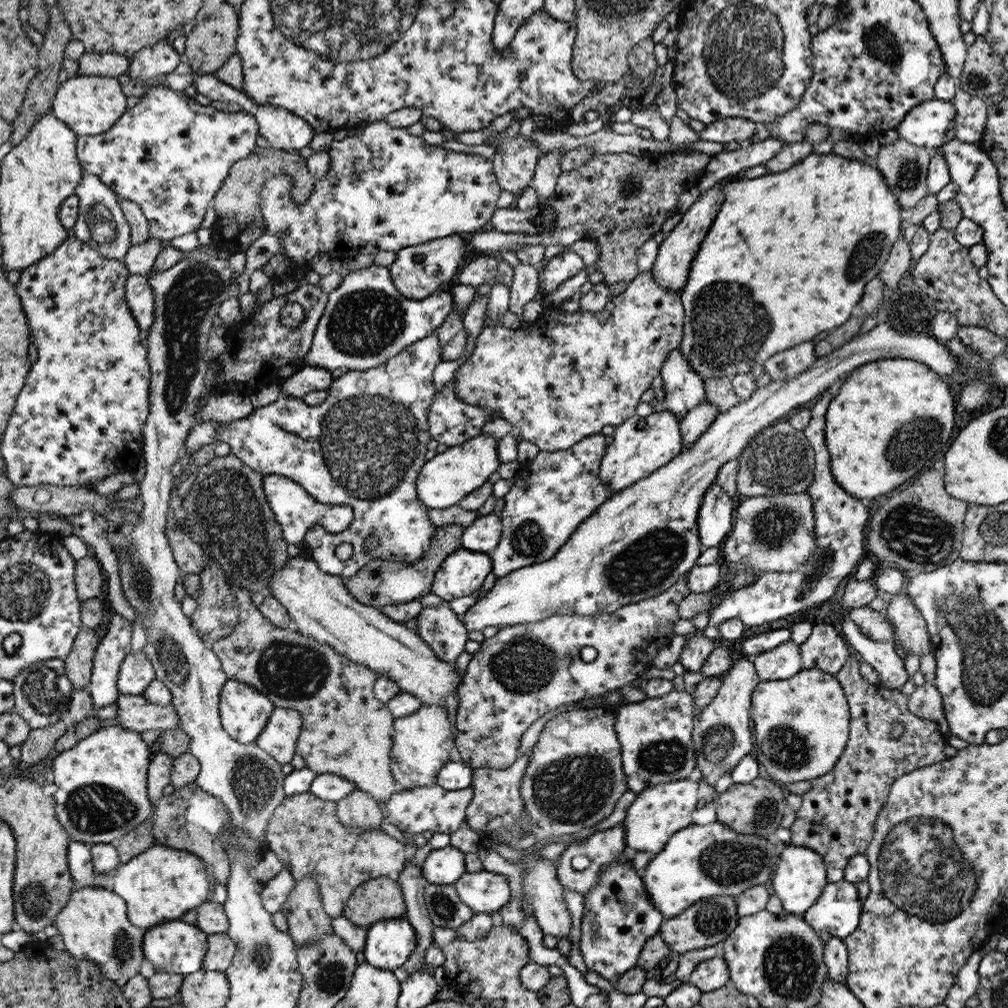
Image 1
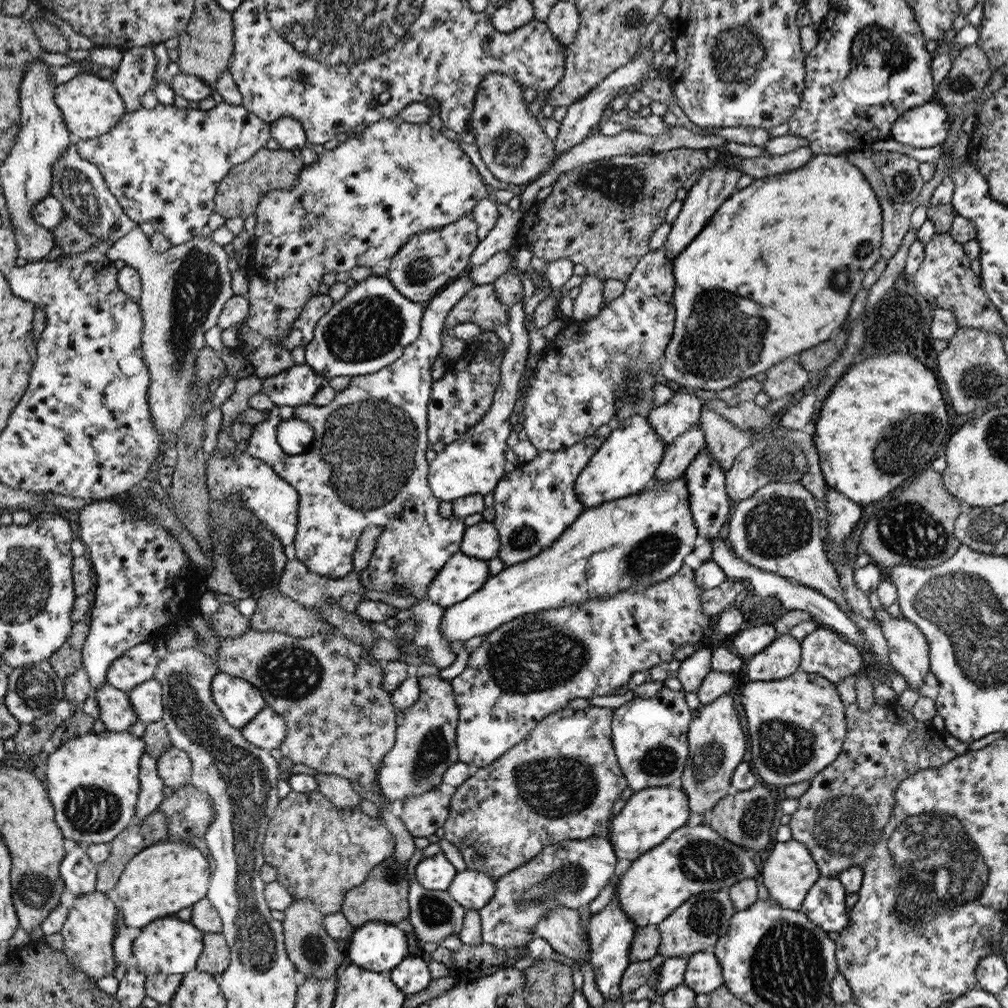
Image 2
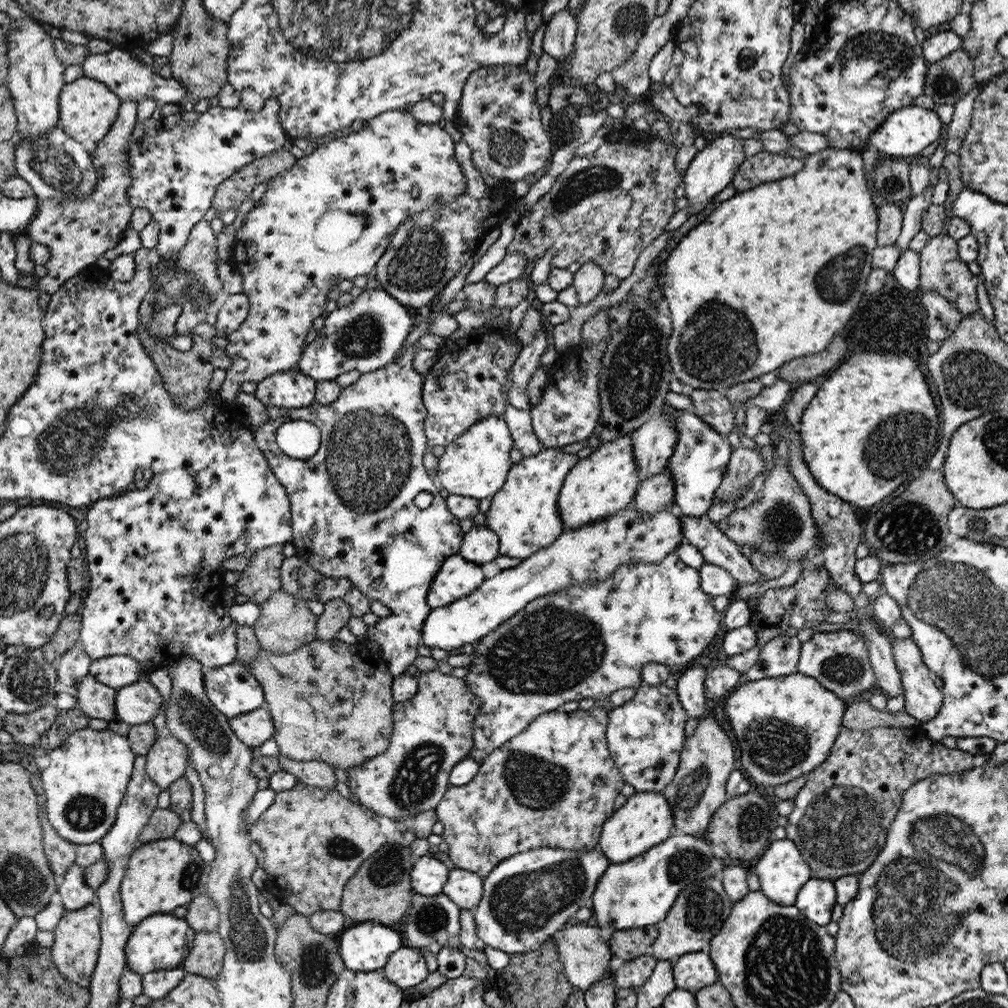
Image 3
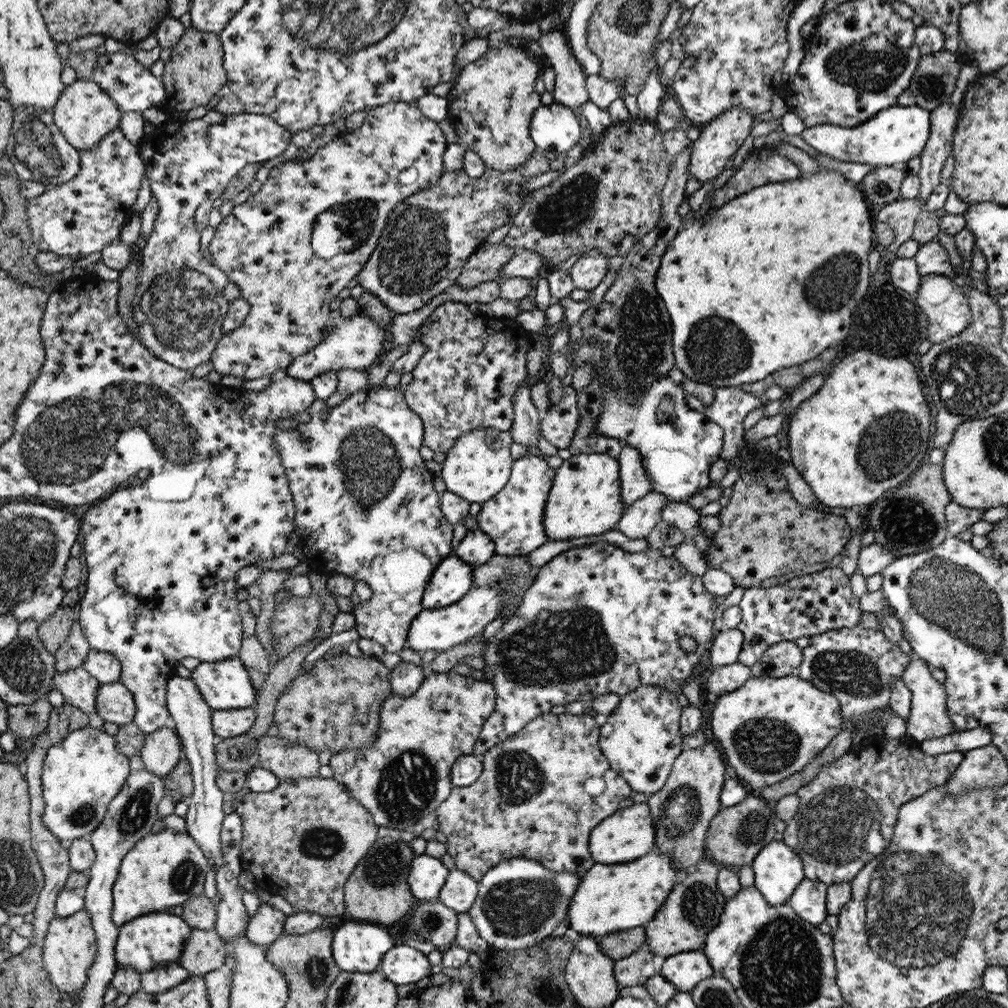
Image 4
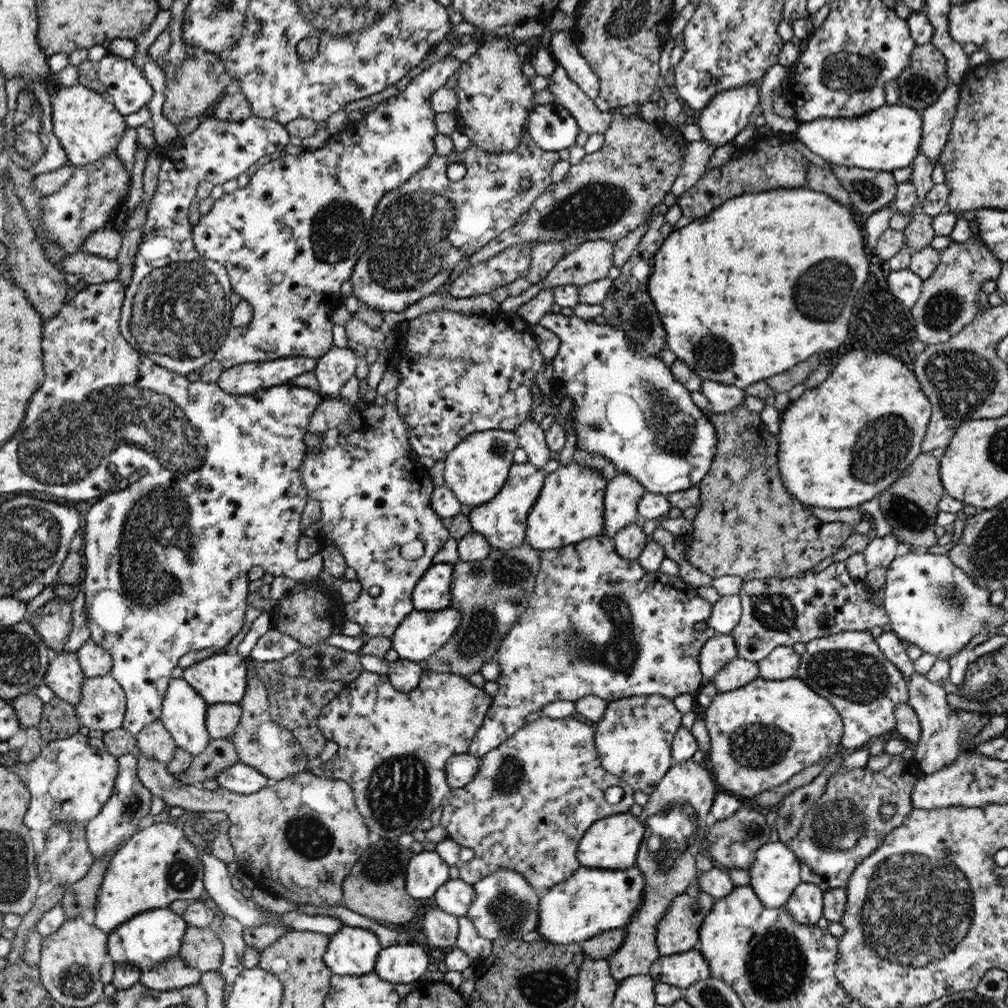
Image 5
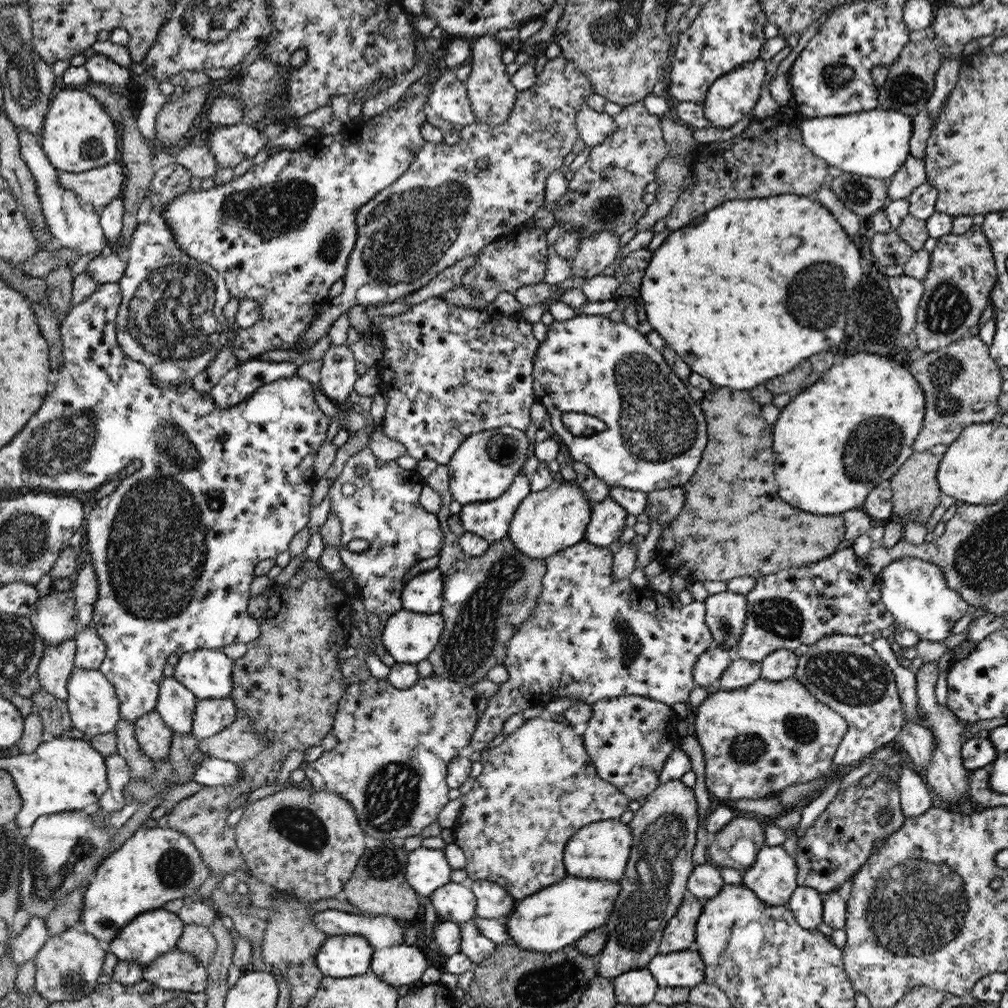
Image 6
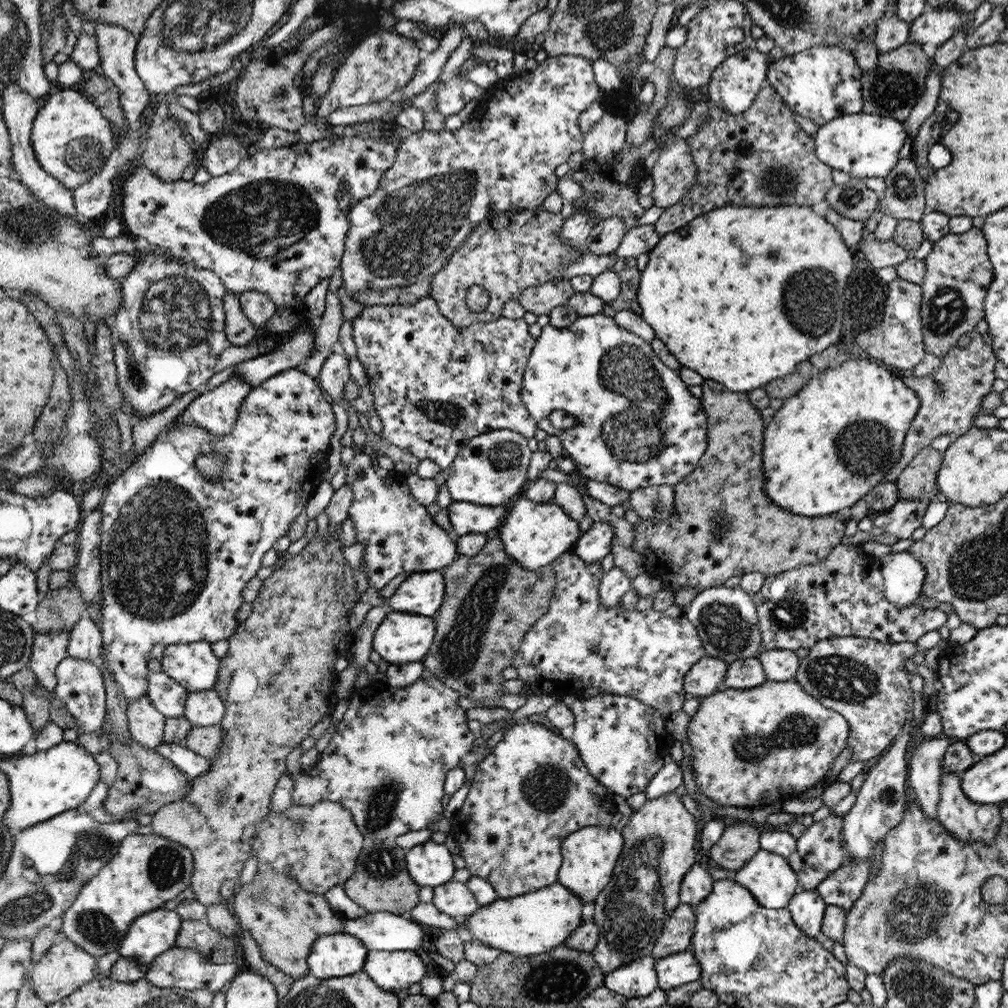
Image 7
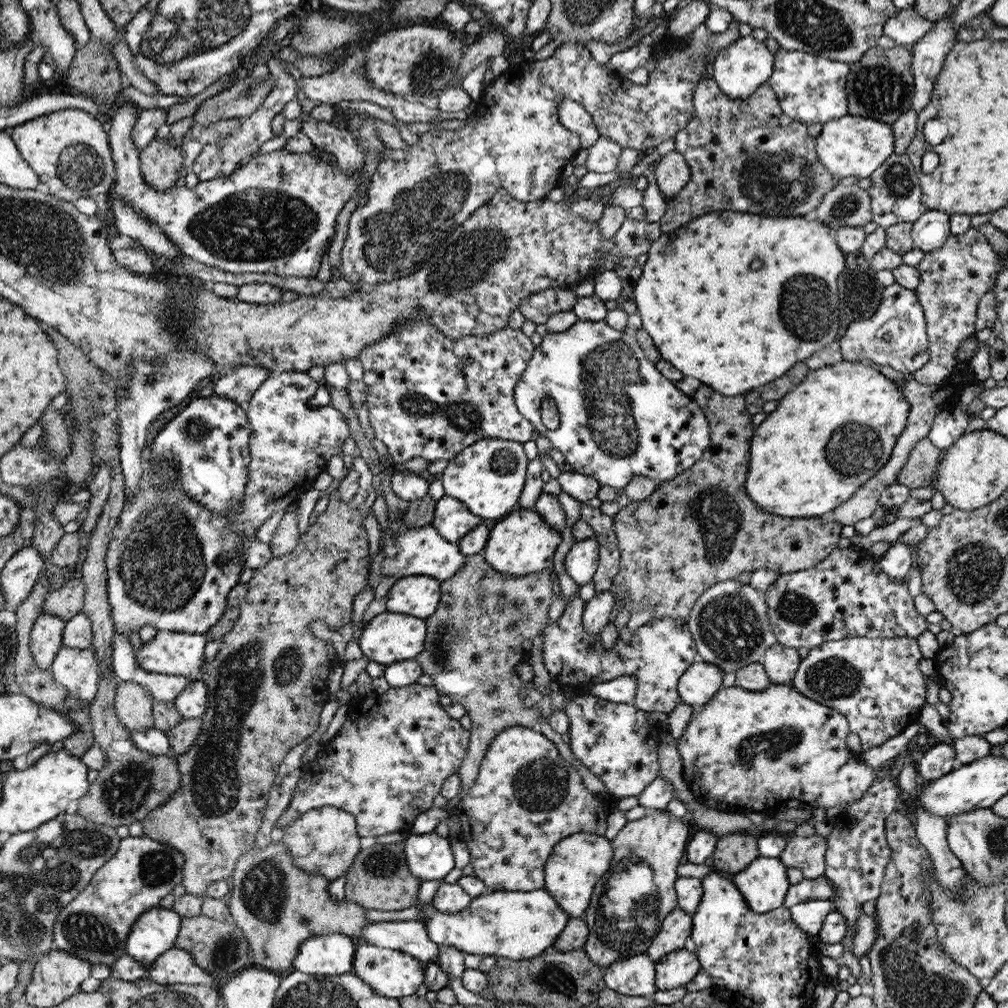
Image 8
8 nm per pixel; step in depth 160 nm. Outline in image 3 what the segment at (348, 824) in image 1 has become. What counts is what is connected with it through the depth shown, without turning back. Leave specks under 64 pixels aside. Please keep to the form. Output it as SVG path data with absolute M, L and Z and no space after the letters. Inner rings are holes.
M279 753L278 760L282 771L293 774L300 783L322 790L335 790L338 780L334 768L321 760L297 761Z

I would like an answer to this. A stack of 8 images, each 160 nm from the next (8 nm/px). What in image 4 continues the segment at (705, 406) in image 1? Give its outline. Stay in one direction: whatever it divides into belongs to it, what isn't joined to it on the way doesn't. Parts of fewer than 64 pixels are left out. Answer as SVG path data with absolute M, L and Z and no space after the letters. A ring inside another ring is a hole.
M654 490L634 504L624 508L618 523L618 530L628 538L646 539L652 529L661 521L661 510L670 498Z

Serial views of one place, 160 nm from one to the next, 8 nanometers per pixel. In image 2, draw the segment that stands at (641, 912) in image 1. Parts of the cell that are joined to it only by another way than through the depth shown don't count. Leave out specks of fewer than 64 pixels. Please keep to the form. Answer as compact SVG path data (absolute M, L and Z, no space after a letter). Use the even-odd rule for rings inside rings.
M614 897L600 913L591 916L586 930L589 933L591 948L589 963L592 964L598 990L602 993L605 1002L618 1000L618 998L625 1000L626 997L621 991L621 978L632 964L629 954L633 938L638 932L638 924L634 924L634 920L630 919L624 907Z

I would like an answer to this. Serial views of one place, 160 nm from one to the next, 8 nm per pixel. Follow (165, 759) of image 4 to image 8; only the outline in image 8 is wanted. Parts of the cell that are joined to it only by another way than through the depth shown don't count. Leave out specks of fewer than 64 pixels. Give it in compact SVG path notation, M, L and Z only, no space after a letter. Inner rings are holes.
M120 681L117 683L117 717L128 731L141 731L154 726L153 694L140 683Z

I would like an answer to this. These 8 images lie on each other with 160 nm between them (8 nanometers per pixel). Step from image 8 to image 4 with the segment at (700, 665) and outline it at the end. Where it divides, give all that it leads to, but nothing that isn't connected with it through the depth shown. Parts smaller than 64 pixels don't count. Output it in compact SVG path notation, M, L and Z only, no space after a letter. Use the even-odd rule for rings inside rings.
M737 628L723 629L709 646L710 668L726 666L738 660L742 643L745 642L742 631Z

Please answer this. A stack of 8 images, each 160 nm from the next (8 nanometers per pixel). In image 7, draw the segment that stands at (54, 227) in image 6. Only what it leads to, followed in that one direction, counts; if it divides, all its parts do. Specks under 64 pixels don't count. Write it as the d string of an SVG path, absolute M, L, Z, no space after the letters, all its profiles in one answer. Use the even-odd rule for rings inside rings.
M14 81L10 84L2 86L2 94L4 96L3 114L6 126L9 127L10 142L13 145L13 168L14 176L18 178L21 183L25 183L29 187L29 191L43 203L50 206L51 209L58 211L61 215L77 220L81 225L88 228L89 225L98 224L94 221L85 218L78 214L78 204L74 201L73 191L68 186L64 186L57 178L44 169L38 161L37 155L32 145L32 130L39 108L37 102L31 94L22 90L19 83Z

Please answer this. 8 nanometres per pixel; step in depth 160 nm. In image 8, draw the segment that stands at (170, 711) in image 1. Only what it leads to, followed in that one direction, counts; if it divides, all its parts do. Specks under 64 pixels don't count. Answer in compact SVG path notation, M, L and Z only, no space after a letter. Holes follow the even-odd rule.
M41 611L32 627L29 642L33 658L42 669L50 668L56 653L63 646L65 622L58 616Z

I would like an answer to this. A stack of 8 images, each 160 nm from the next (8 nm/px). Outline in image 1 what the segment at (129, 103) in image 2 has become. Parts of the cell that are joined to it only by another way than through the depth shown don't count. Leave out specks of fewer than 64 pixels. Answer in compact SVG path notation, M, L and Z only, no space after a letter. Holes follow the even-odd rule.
M166 39L145 49L129 59L127 74L134 80L159 80L175 70L180 64L180 55Z

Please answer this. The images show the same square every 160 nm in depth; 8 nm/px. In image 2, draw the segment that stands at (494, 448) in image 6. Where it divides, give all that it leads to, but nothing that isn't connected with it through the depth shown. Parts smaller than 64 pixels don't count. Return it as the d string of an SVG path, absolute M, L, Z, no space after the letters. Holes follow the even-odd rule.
M522 301L508 307L508 328L512 333L512 344L505 350L501 363L501 381L497 386L496 396L489 412L483 420L474 425L464 437L455 441L430 462L429 485L433 494L446 502L453 502L457 498L469 497L470 495L486 495L493 492L505 476L509 468L506 460L506 448L508 448L508 437L511 429L510 414L514 411L517 396L519 394L521 378L525 374L527 356L530 350L530 338L525 325L526 314L524 313Z

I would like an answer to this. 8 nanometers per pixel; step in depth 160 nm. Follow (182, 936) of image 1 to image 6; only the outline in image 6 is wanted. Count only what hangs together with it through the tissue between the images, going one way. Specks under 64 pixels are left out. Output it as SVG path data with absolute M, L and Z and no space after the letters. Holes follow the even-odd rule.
M167 909L151 910L140 914L129 923L113 941L109 942L108 950L115 954L120 961L133 961L142 967L146 967L156 961L158 957L172 952L177 948L177 942L185 931L185 924L180 916Z

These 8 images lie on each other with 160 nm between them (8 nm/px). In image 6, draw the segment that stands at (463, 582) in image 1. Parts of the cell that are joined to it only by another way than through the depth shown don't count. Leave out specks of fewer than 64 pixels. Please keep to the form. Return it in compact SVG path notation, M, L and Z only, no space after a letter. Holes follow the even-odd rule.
M440 569L420 571L405 584L402 608L424 614L436 614L444 608L445 578Z

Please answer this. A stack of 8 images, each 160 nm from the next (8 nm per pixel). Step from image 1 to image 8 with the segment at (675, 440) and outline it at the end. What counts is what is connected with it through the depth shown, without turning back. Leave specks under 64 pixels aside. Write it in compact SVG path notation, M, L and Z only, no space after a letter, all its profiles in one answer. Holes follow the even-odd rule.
M520 508L506 515L490 531L487 545L483 548L486 559L504 574L523 576L539 570L553 568L554 552L561 541L561 531L554 530L537 511Z

